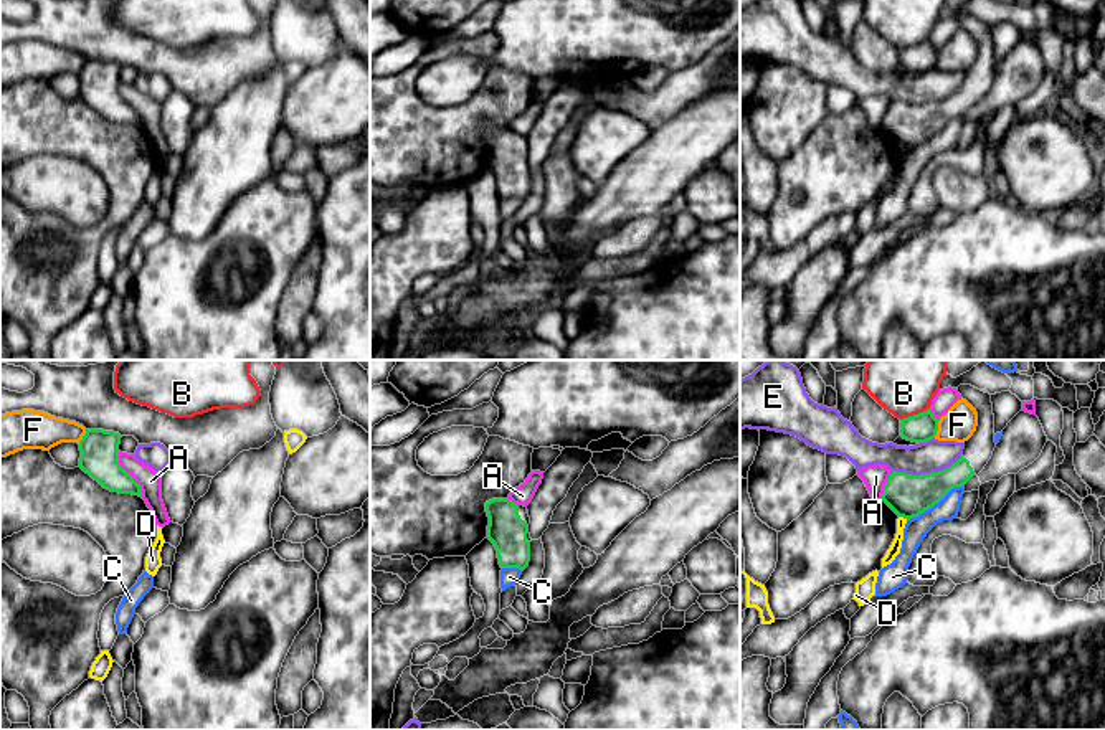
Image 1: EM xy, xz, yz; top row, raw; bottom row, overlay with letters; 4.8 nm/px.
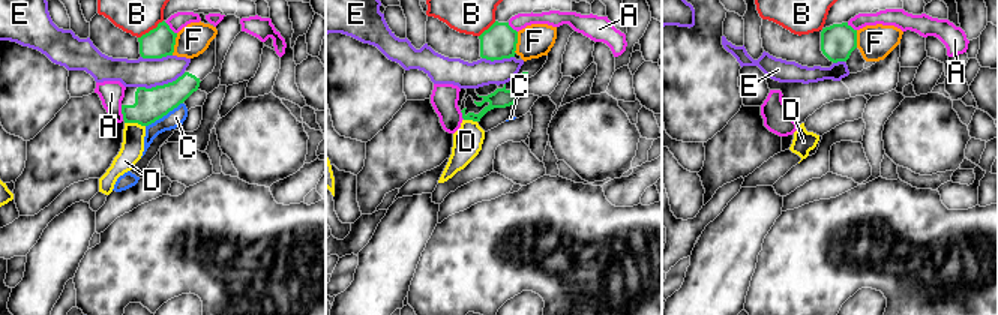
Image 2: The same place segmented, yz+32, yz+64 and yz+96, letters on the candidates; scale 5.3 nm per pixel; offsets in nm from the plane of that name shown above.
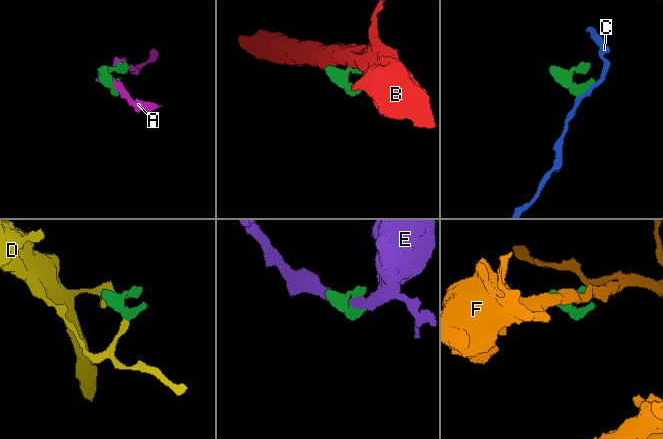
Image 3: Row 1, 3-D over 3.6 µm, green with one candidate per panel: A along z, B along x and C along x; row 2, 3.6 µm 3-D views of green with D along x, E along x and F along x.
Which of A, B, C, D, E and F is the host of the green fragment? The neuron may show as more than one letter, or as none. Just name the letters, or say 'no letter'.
no letter

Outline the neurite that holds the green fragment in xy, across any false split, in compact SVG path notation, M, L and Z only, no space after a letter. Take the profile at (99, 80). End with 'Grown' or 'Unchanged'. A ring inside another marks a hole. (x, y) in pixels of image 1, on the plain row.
M86 59L79 71L79 97L104 119L142 127L140 116L119 94L121 64L104 59Z. Unchanged

